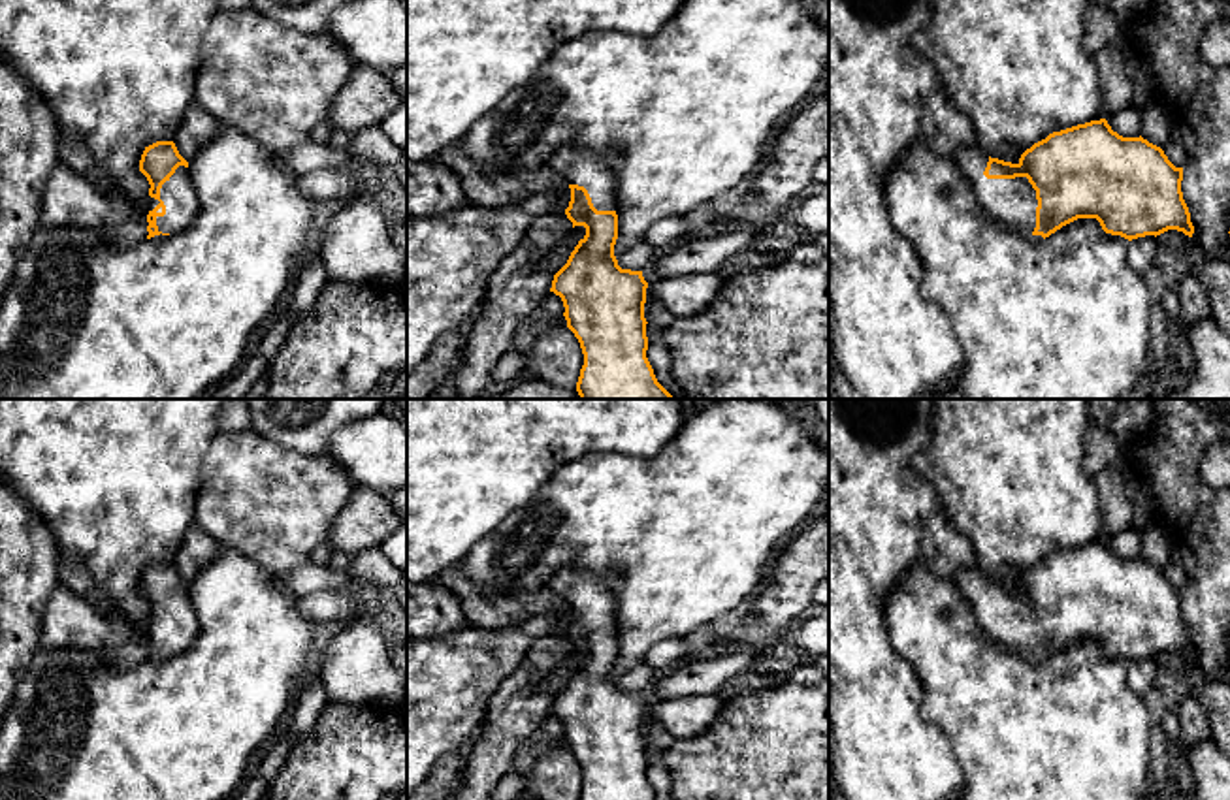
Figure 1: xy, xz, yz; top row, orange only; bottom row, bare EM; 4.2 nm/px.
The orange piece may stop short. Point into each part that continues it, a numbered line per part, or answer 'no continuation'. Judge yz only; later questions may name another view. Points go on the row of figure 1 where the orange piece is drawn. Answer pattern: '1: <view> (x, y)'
1: yz (1012, 202)

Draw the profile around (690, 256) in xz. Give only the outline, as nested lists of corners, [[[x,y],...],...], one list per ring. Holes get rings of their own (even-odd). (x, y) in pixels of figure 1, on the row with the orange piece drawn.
[[[735,232],[706,239],[688,237],[663,250],[654,265],[659,279],[712,273],[731,256],[752,248],[759,233]]]

